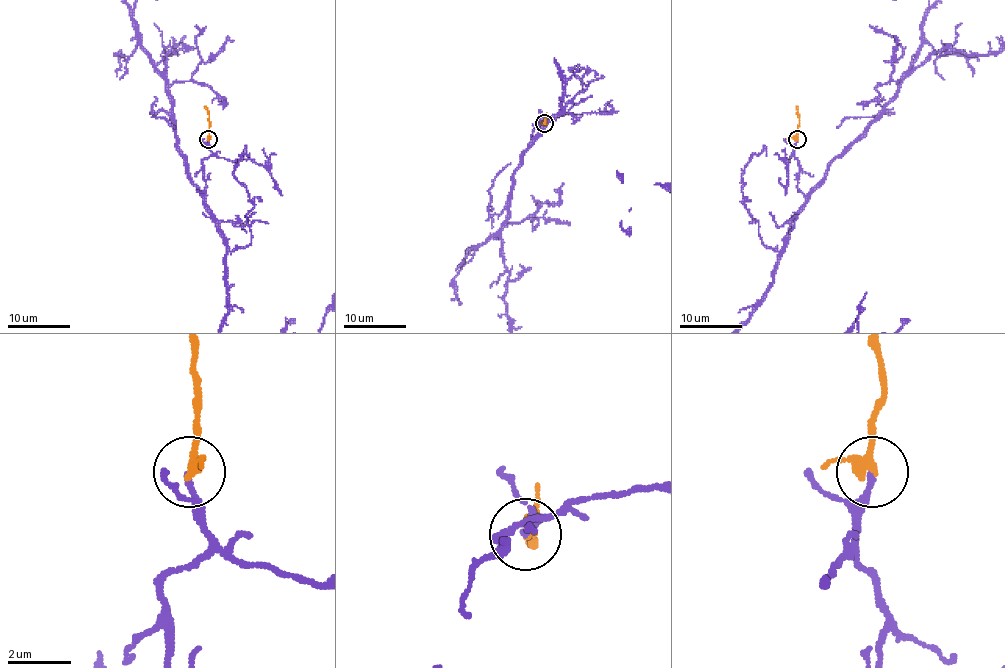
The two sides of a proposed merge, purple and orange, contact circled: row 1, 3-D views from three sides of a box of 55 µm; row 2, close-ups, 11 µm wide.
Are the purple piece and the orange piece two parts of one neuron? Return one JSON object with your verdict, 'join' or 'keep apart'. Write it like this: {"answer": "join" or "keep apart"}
{"answer": "join"}

